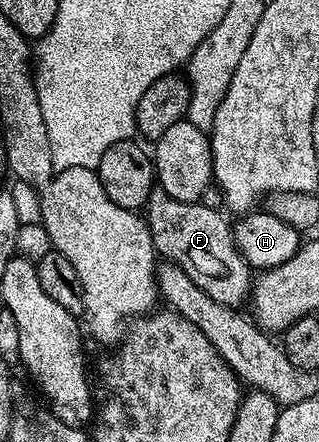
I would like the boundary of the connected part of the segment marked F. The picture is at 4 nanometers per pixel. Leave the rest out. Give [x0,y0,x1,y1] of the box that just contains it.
[143,186,251,306]

